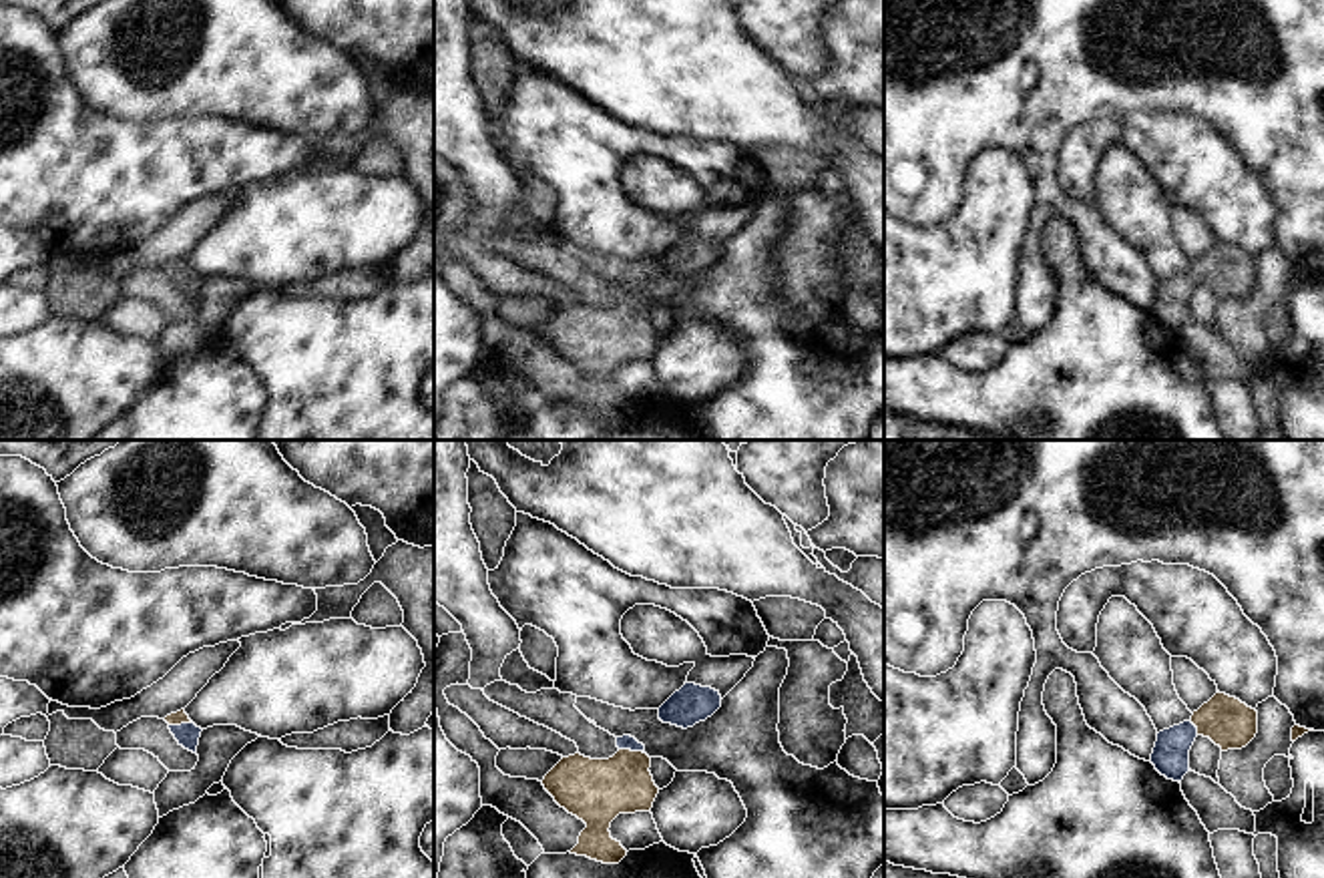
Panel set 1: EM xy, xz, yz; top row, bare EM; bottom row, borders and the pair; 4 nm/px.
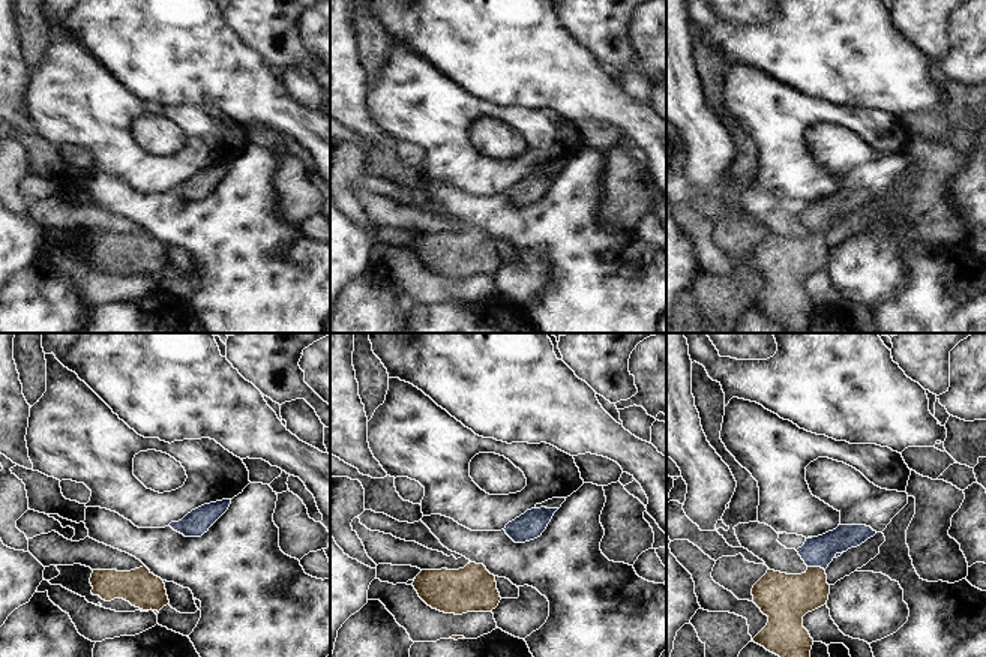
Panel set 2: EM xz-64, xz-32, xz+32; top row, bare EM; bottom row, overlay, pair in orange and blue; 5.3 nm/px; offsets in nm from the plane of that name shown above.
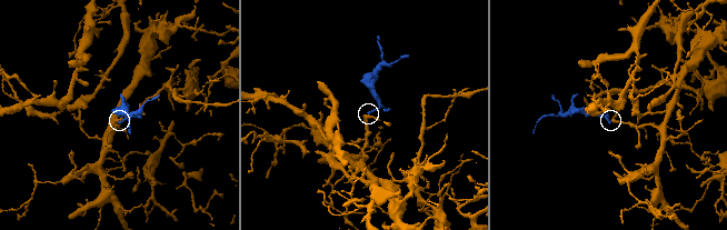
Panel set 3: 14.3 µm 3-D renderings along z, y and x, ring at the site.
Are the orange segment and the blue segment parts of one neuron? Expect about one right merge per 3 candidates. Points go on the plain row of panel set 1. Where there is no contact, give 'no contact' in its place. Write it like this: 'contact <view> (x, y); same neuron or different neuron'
contact xz (629, 300); same neuron

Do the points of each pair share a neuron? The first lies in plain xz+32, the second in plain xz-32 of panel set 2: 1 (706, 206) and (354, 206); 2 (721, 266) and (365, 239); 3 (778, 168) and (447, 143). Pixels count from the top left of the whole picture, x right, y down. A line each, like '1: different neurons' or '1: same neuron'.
1: different neurons
2: different neurons
3: same neuron

